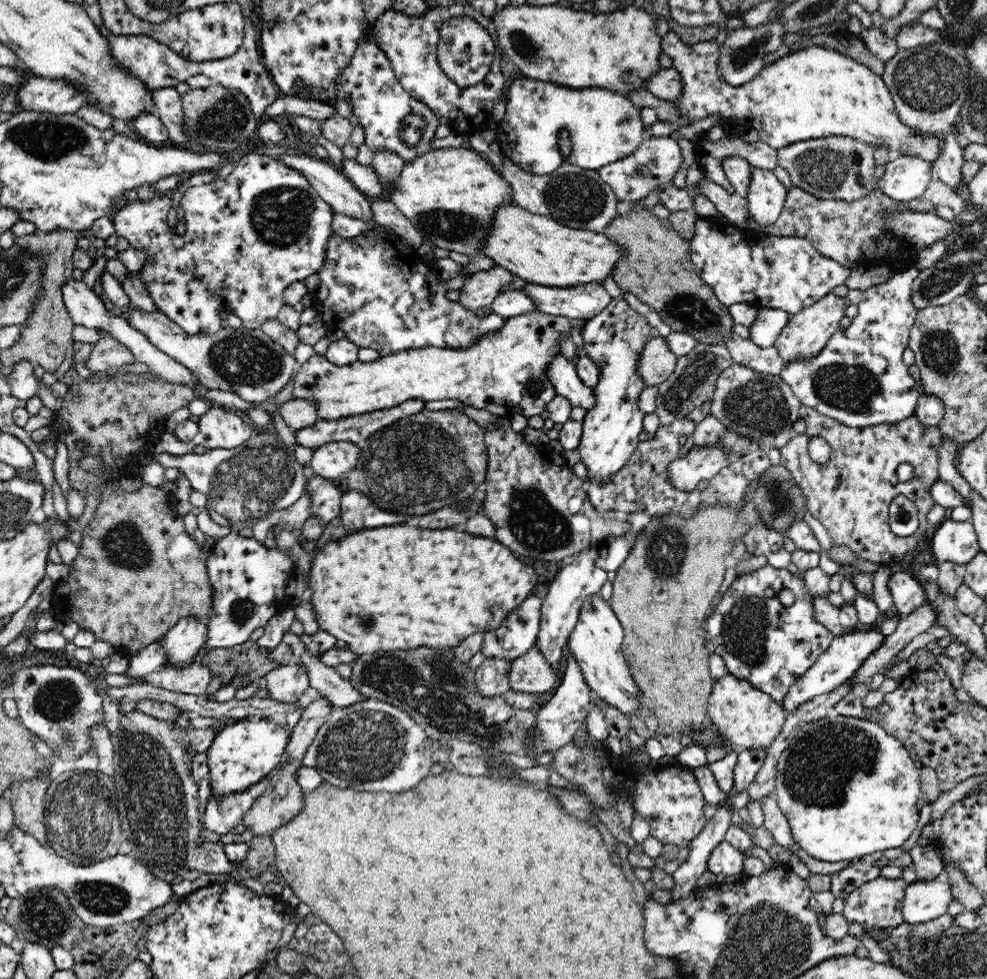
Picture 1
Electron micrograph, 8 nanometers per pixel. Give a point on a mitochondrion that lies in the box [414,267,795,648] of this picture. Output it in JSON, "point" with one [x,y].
{"point":[535,522]}

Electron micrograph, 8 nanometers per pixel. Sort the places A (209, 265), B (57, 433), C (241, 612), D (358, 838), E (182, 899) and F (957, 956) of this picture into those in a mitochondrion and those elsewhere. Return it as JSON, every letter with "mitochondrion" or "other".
{"A":"other","B":"other","C":"mitochondrion","D":"other","E":"other","F":"mitochondrion"}

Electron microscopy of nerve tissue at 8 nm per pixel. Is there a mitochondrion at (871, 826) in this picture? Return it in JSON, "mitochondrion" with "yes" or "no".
{"mitochondrion":"no"}

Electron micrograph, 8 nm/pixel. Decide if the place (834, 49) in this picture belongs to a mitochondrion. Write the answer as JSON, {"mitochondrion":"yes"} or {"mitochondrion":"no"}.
{"mitochondrion":"no"}

